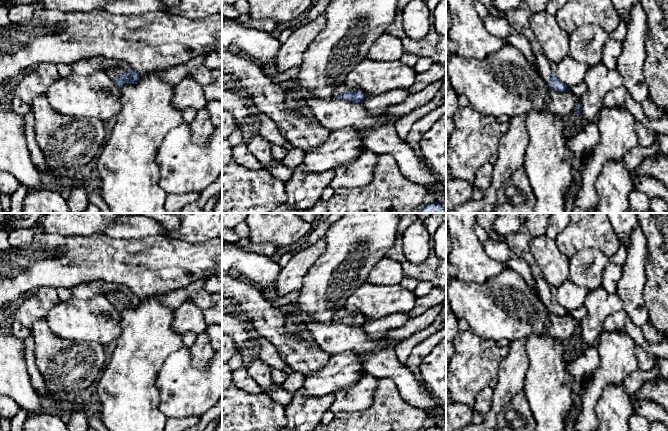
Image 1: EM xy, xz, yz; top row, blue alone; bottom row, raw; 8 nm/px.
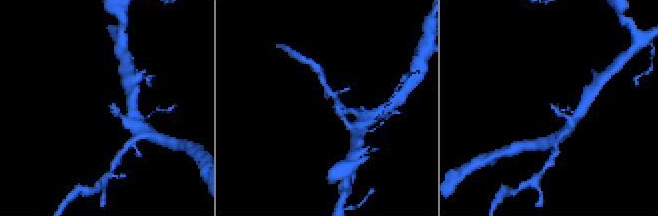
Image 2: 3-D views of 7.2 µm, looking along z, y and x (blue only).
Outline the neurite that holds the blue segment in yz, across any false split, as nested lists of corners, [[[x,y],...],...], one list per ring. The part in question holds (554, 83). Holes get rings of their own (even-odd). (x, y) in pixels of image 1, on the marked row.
[[[480,0],[495,17],[503,17],[521,35],[528,38],[537,63],[541,77],[548,83],[550,88],[557,92],[568,92],[570,89],[562,83],[552,71],[551,62],[545,57],[540,45],[535,39],[529,27],[529,16],[531,15],[525,0],[522,0],[519,7],[507,13],[499,12],[494,6],[494,0]]]

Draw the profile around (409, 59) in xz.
[[[404,53],[401,57],[401,61],[409,65],[410,67],[415,66],[417,59],[418,59],[417,56],[413,54],[406,54],[406,53]]]

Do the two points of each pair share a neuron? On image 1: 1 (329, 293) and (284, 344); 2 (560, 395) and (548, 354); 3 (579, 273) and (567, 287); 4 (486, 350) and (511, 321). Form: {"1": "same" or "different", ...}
{"1": "different", "2": "same", "3": "different", "4": "different"}

